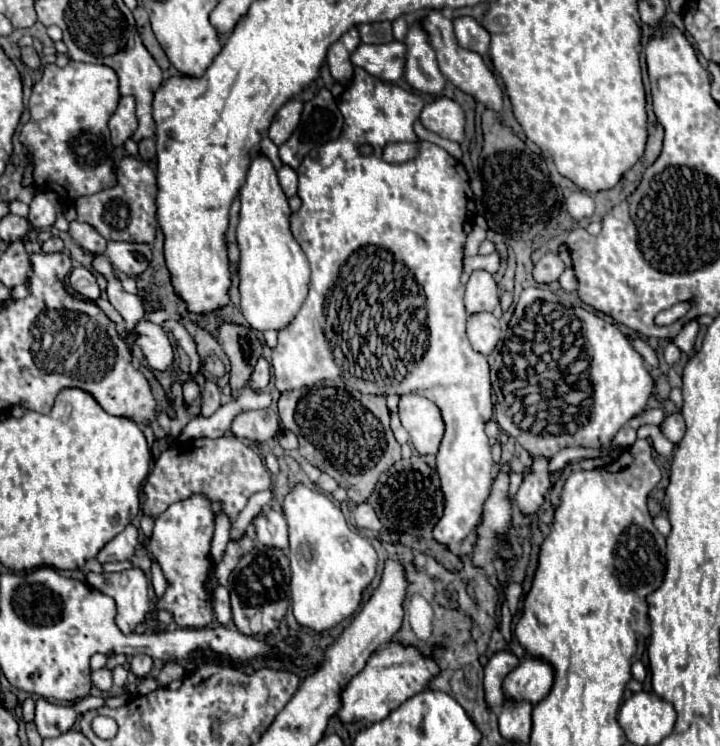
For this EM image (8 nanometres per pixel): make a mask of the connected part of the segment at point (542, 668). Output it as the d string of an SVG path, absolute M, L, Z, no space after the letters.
M524 655L520 659L520 665L506 675L502 683L502 693L508 701L528 701L536 705L550 693L552 681L554 673L550 665L546 665L546 661Z

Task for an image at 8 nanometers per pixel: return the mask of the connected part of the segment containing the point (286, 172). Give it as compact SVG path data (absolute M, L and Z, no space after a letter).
M284 165L284 167L278 171L278 179L280 179L280 185L282 185L282 189L284 189L284 195L286 195L286 197L294 197L294 195L296 195L296 183L298 183L296 171L290 169L288 165Z

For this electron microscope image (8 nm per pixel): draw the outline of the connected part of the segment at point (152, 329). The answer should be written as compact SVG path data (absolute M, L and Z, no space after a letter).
M138 321L136 327L130 331L136 335L136 345L142 349L144 357L148 359L152 369L166 369L172 363L172 345L164 329L150 321Z

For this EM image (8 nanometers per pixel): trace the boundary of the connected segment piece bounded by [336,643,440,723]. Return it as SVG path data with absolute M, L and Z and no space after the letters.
M388 643L386 647L378 649L368 661L366 667L354 675L346 687L340 691L340 709L336 717L342 723L378 723L388 717L390 711L398 709L406 699L420 693L428 687L430 679L438 673L438 665L424 657L416 647L400 647L396 643Z

